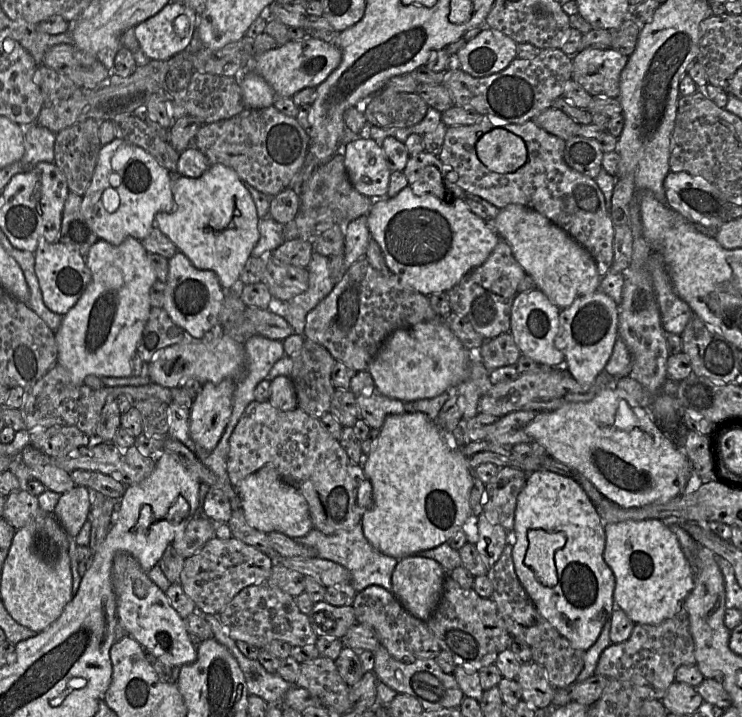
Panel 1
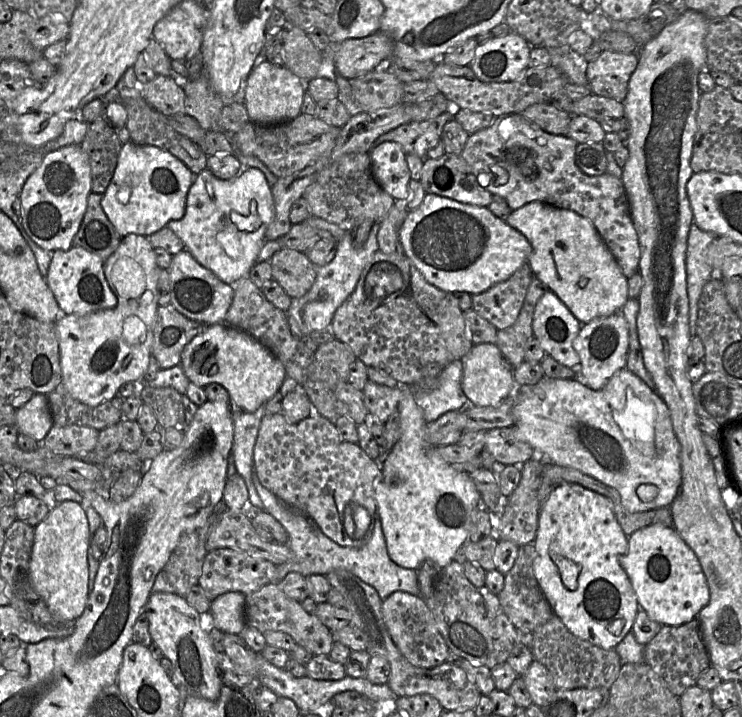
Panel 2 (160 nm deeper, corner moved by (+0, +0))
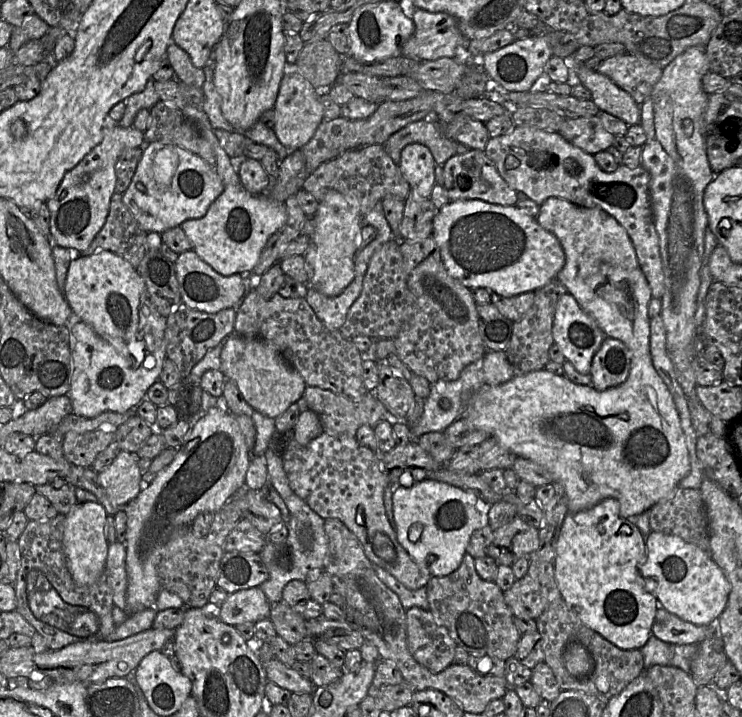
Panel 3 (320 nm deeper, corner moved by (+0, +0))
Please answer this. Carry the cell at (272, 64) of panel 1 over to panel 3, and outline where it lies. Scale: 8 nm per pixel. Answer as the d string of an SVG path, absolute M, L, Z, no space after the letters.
M415 8L411 15L415 30L410 39L402 46L400 56L423 61L436 60L447 57L461 60L467 64L473 55L469 54L467 48L468 40L460 31L458 21L455 17L444 12L429 12Z

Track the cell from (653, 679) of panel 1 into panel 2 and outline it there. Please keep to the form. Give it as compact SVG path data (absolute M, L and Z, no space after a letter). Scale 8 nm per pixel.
M698 619L678 626L662 625L657 635L645 645L644 663L648 664L678 697L687 688L695 686L700 675L711 667Z

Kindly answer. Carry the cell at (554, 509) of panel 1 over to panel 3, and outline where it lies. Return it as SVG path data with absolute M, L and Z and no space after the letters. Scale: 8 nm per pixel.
M614 498L604 499L595 506L583 511L576 513L568 512L563 520L556 545L556 555L554 559L554 576L562 599L586 626L600 634L602 637L620 649L640 650L647 643L652 635L651 628L654 622L656 611L660 607L656 597L646 590L644 580L638 571L638 563L645 556L645 552L645 537L641 534L636 525L629 522L628 519L621 517L619 513L619 503Z

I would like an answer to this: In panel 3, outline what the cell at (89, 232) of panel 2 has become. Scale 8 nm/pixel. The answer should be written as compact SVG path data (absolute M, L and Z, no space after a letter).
M122 194L112 195L105 224L89 248L79 253L91 255L103 250L111 251L137 268L147 252L148 232L139 226L135 217L123 203Z

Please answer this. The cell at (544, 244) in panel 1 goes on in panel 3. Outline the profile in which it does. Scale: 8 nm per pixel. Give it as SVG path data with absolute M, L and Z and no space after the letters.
M548 198L542 204L538 215L535 217L539 225L557 237L565 253L565 264L559 271L556 279L560 281L571 294L581 308L594 318L598 326L607 337L622 341L631 352L632 362L629 376L619 386L611 387L603 391L595 390L591 385L577 385L571 382L564 374L556 375L546 370L517 373L510 380L499 385L483 384L471 395L466 405L463 417L469 424L477 429L485 431L489 437L494 437L505 449L514 453L517 457L530 459L544 468L552 475L554 484L564 494L568 512L576 513L589 509L607 498L614 498L619 503L621 517L628 518L640 515L650 510L652 506L671 495L679 486L680 481L690 471L689 453L685 436L681 428L680 418L673 397L667 386L655 371L650 354L650 319L648 316L648 304L652 298L651 289L640 268L634 246L626 230L617 220L599 208L584 208L577 206L561 198Z

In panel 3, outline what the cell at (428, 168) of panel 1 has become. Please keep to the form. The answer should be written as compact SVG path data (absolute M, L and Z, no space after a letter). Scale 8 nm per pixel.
M480 150L456 154L443 165L436 165L435 178L437 185L440 185L452 200L478 199L503 206L514 206L518 200L518 192L509 187L493 161Z

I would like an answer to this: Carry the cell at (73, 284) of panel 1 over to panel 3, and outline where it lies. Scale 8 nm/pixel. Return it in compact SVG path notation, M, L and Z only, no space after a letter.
M107 250L73 259L63 290L74 318L87 323L105 339L121 339L125 342L136 335L140 299L145 293L145 283L136 269L124 258Z

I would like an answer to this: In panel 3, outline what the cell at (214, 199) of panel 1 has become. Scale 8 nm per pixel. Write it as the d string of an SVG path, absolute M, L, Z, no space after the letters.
M187 104L181 111L187 119L196 124L202 135L211 143L216 156L215 169L222 179L224 190L210 205L207 213L203 217L186 220L180 225L180 227L192 245L191 250L196 252L196 254L204 262L210 265L217 273L223 276L230 276L233 274L250 274L257 265L262 250L269 237L281 228L287 220L287 212L284 203L273 198L269 191L272 189L275 182L288 182L291 178L304 172L303 155L300 150L297 150L281 159L278 165L277 175L272 177L273 182L269 190L261 194L251 194L241 185L239 177L236 173L236 163L233 163L232 159L220 146L210 120L202 108L193 104Z

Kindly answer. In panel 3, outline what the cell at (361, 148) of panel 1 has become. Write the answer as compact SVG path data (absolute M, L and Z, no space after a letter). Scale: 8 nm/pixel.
M422 144L407 145L402 150L398 166L412 192L430 198L433 187L437 183L436 162L429 148Z

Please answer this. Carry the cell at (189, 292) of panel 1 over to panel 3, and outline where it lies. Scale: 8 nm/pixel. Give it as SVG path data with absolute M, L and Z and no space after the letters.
M193 250L179 254L175 261L175 271L182 304L200 312L213 314L224 309L236 308L248 290L243 276L246 274L220 275Z

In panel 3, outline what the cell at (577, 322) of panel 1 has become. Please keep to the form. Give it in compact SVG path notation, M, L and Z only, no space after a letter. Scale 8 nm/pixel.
M606 337L591 362L591 386L603 391L624 383L631 369L631 352L620 340Z

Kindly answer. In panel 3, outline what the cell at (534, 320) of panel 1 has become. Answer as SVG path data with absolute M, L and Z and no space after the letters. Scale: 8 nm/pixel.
M569 293L563 294L557 302L552 335L554 344L562 352L565 359L582 374L590 373L592 358L607 337L594 318L585 312Z

